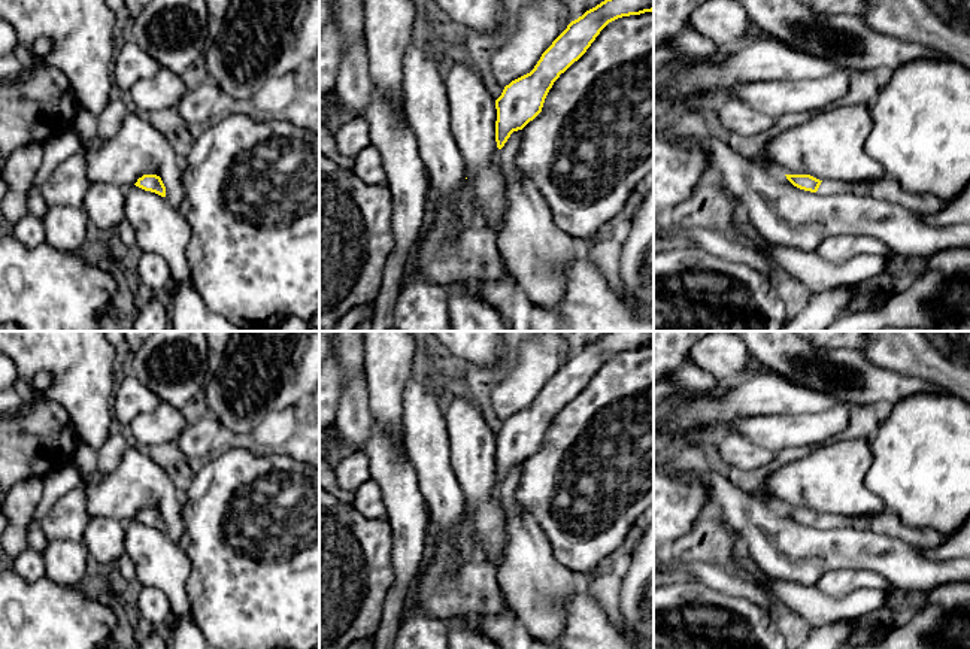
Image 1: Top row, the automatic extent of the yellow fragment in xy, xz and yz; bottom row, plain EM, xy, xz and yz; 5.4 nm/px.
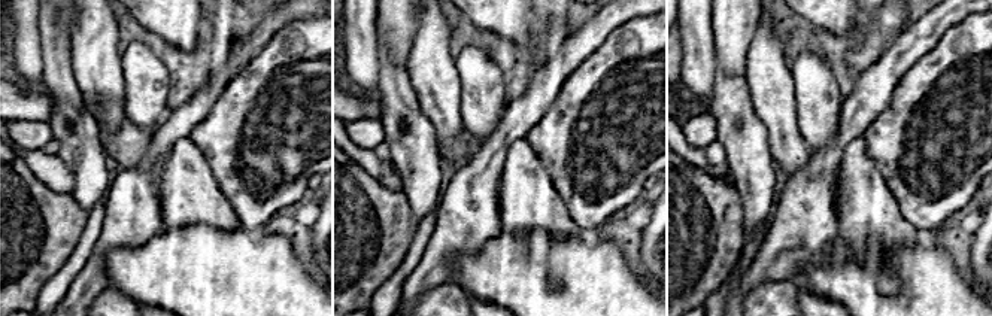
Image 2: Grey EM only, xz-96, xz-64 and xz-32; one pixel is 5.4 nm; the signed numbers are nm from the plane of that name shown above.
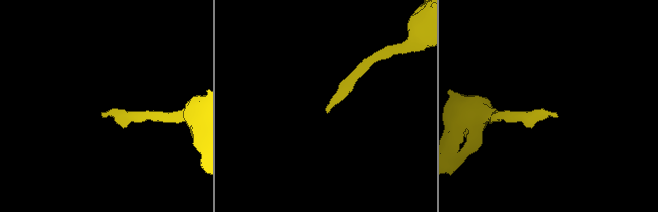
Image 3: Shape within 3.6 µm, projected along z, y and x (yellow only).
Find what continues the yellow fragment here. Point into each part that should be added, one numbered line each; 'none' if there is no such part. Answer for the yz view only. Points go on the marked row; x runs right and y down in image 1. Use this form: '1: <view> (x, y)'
1: yz (887, 188)

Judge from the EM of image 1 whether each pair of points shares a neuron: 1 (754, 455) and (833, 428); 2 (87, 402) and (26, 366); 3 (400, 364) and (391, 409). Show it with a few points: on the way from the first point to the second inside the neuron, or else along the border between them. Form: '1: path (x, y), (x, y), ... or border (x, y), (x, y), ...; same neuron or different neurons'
1: border (739, 433), (776, 452); different neurons
2: path (72, 387), (51, 366), (41, 366); same neuron
3: path (391, 375), (391, 399); same neuron

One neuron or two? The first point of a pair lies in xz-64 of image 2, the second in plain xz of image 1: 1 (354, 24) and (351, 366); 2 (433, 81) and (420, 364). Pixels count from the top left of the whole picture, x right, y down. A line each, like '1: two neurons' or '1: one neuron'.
1: one neuron
2: two neurons

